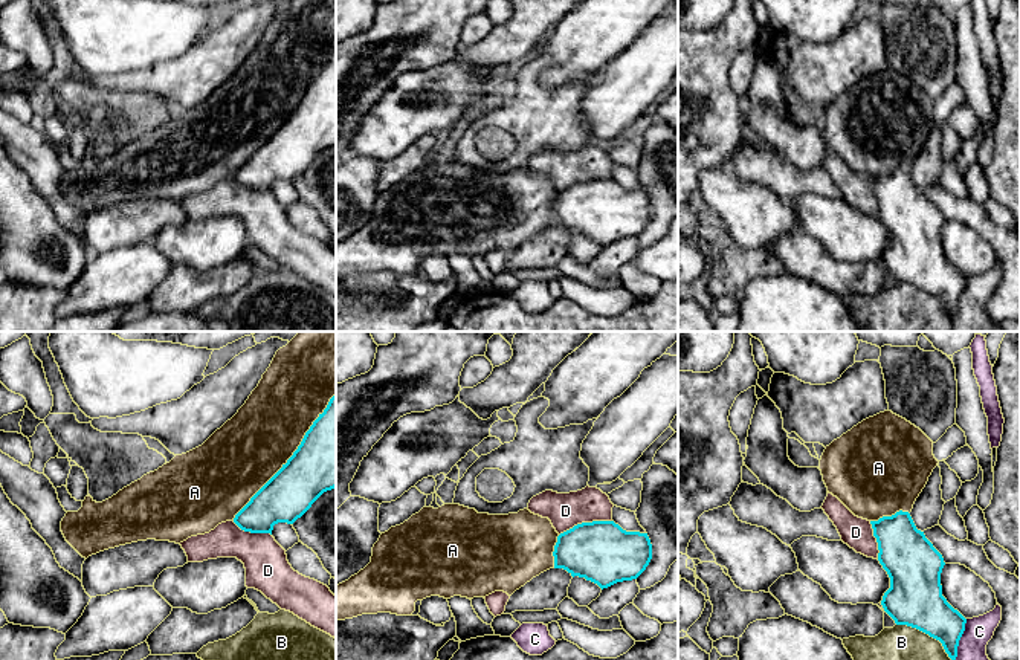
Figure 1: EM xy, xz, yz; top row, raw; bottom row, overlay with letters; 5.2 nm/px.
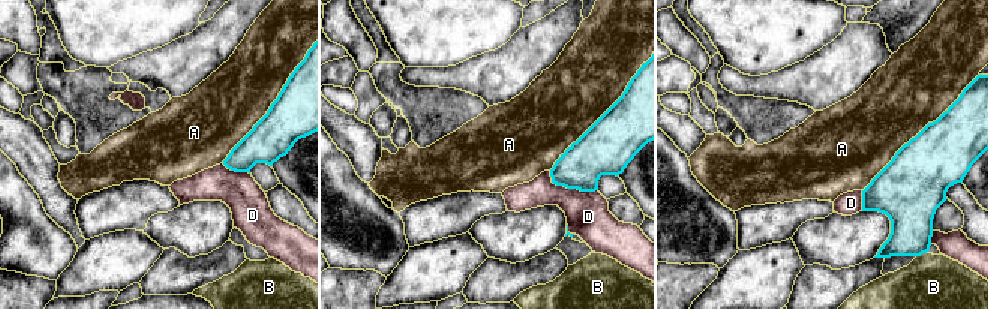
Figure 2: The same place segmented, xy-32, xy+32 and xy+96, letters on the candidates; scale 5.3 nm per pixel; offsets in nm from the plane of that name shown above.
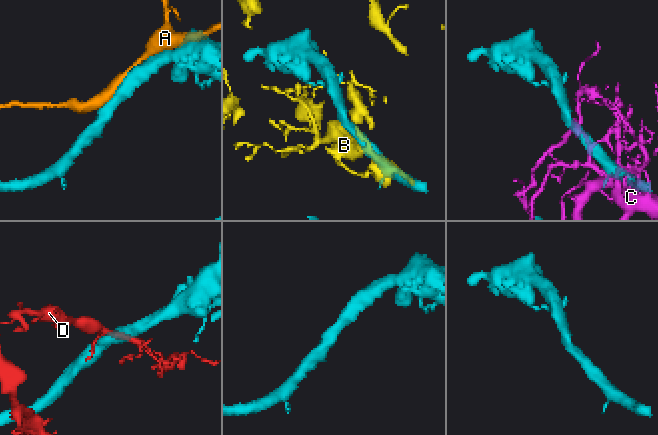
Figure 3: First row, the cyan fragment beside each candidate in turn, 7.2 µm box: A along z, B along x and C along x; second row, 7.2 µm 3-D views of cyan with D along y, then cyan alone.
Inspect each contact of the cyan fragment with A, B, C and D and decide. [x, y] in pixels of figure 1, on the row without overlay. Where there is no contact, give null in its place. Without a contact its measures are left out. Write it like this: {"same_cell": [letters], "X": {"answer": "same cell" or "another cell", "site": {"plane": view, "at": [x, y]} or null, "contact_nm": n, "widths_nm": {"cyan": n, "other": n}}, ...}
{"same_cell": [], "A": {"answer": "another cell", "site": {"plane": "xy", "at": [292, 113]}, "contact_nm": 850, "widths_nm": {"cyan": 360, "other": 380}}, "B": {"answer": "another cell", "site": {"plane": "yz", "at": [927, 291]}, "contact_nm": 360, "widths_nm": {"cyan": 280, "other": 460}}, "C": {"answer": "another cell", "site": {"plane": "yz", "at": [959, 297]}, "contact_nm": 240, "widths_nm": {"cyan": 240, "other": 220}}, "D": {"answer": "another cell", "site": {"plane": "xz", "at": [585, 181]}, "contact_nm": 300, "widths_nm": {"cyan": 320, "other": 190}}}

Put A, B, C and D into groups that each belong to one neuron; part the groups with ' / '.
A / B / C / D

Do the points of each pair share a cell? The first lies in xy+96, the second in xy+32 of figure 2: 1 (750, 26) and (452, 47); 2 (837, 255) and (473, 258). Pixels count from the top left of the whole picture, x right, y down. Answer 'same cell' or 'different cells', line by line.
1: same cell
2: different cells

